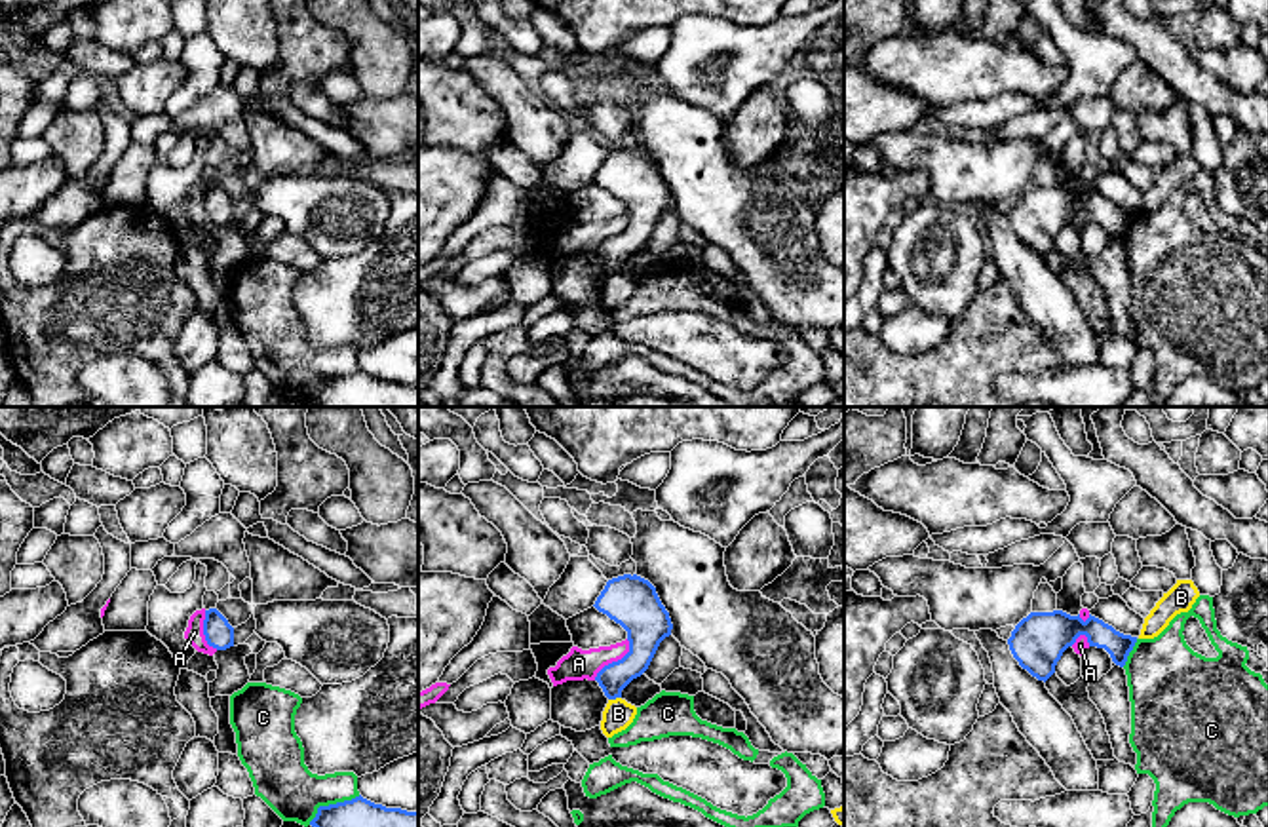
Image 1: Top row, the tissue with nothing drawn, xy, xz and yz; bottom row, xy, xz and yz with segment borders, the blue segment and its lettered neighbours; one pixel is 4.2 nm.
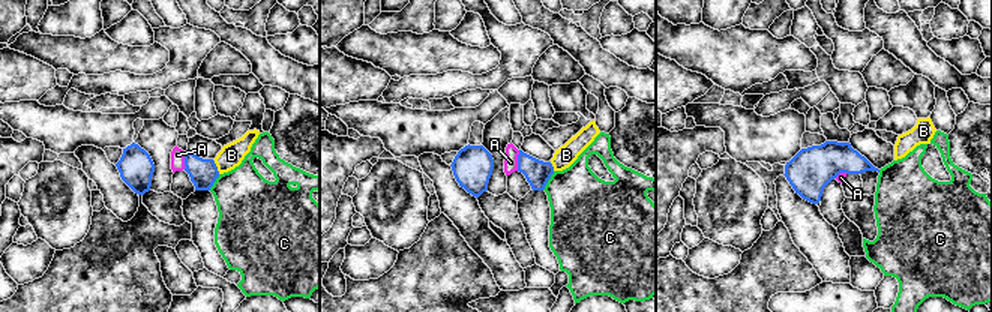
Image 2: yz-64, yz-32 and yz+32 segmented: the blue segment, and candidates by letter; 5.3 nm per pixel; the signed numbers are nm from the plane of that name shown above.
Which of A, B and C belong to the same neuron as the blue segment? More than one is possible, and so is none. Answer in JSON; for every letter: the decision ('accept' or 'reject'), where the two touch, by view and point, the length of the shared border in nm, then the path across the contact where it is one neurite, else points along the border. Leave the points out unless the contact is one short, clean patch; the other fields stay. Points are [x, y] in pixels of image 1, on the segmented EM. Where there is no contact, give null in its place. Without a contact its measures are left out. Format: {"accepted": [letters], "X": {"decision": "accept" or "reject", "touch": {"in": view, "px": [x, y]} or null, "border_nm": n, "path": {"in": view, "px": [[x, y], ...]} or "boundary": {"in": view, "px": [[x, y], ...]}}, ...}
{"accepted": [], "A": {"decision": "reject", "touch": {"in": "xz", "px": [614, 662]}, "border_nm": 220, "boundary": {"in": "xz", "px": [[628, 639], [628, 651], [609, 662], [594, 679]]}}, "B": {"decision": "reject", "touch": {"in": "xz", "px": [614, 698]}, "border_nm": 60, "boundary": {"in": "xz", "px": [[620, 696], [609, 700]]}}, "C": {"decision": "reject", "touch": {"in": "yz", "px": [1130, 651]}, "border_nm": 140}}

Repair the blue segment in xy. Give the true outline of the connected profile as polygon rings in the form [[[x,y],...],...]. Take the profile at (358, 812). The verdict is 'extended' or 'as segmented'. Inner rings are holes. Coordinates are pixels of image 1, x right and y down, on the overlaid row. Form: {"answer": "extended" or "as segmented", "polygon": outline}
{"answer": "as segmented", "polygon": [[[359,795],[352,800],[319,806],[310,825],[312,827],[418,827],[418,812],[386,808]]]}

